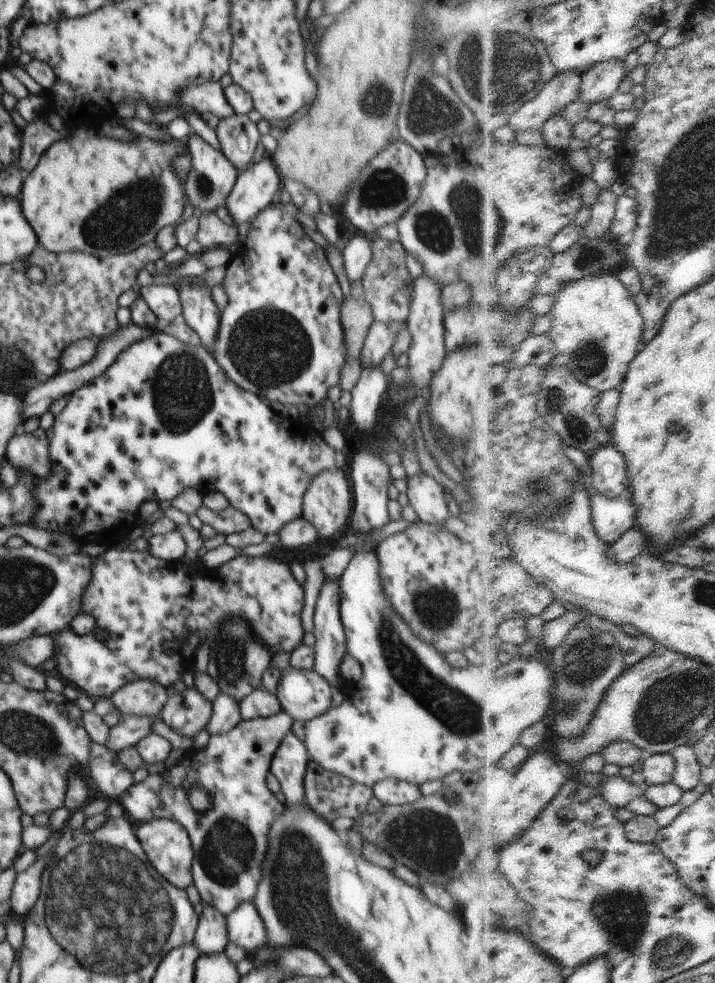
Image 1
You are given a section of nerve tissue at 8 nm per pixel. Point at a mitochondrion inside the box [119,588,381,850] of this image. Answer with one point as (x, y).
(231, 666)

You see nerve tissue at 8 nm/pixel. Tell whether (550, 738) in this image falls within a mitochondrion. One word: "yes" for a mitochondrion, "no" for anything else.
no

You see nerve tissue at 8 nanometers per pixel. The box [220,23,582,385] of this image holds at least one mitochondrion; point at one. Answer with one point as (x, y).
(502, 68)

